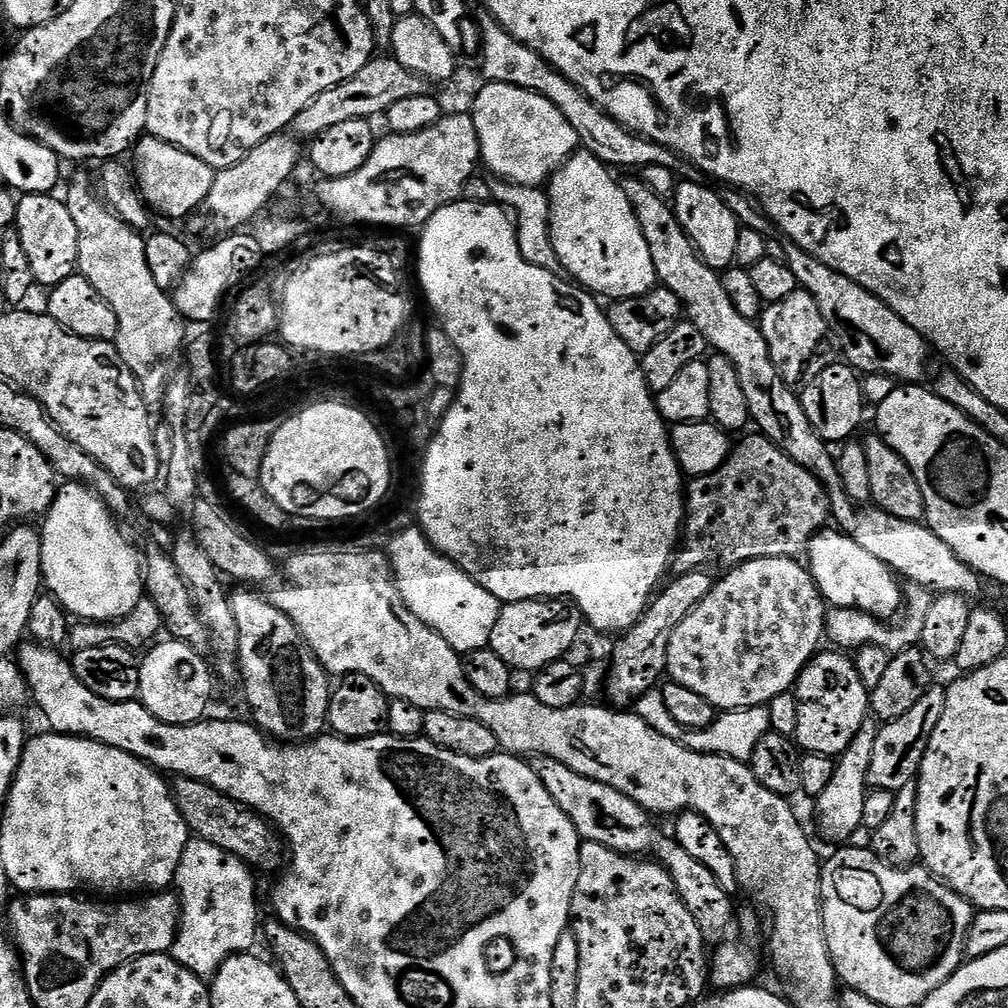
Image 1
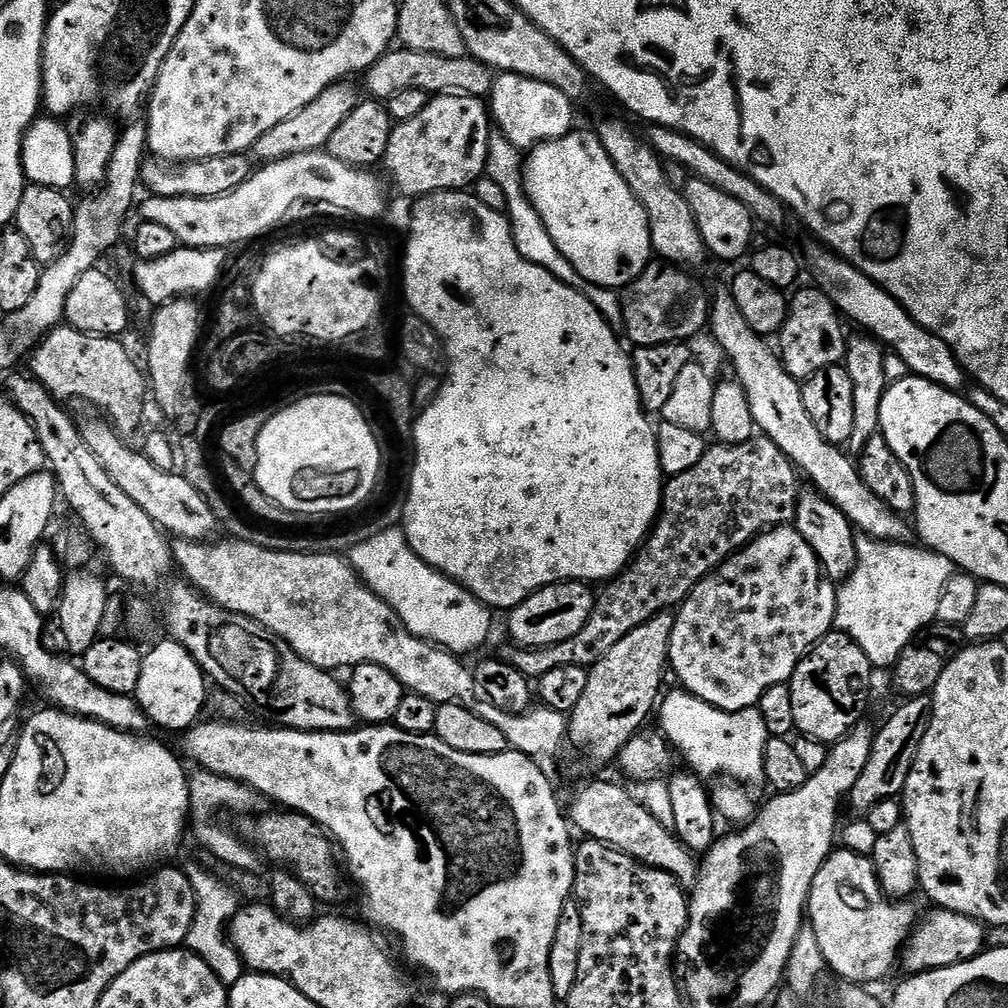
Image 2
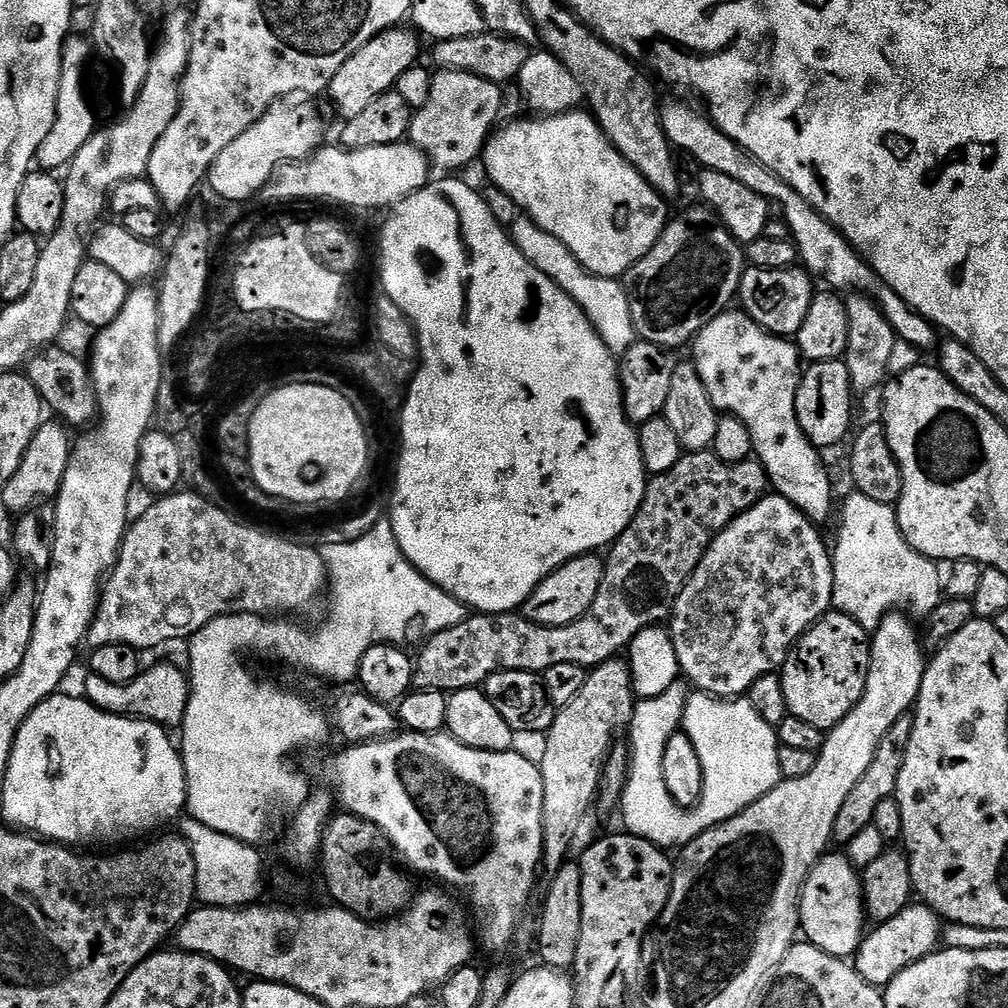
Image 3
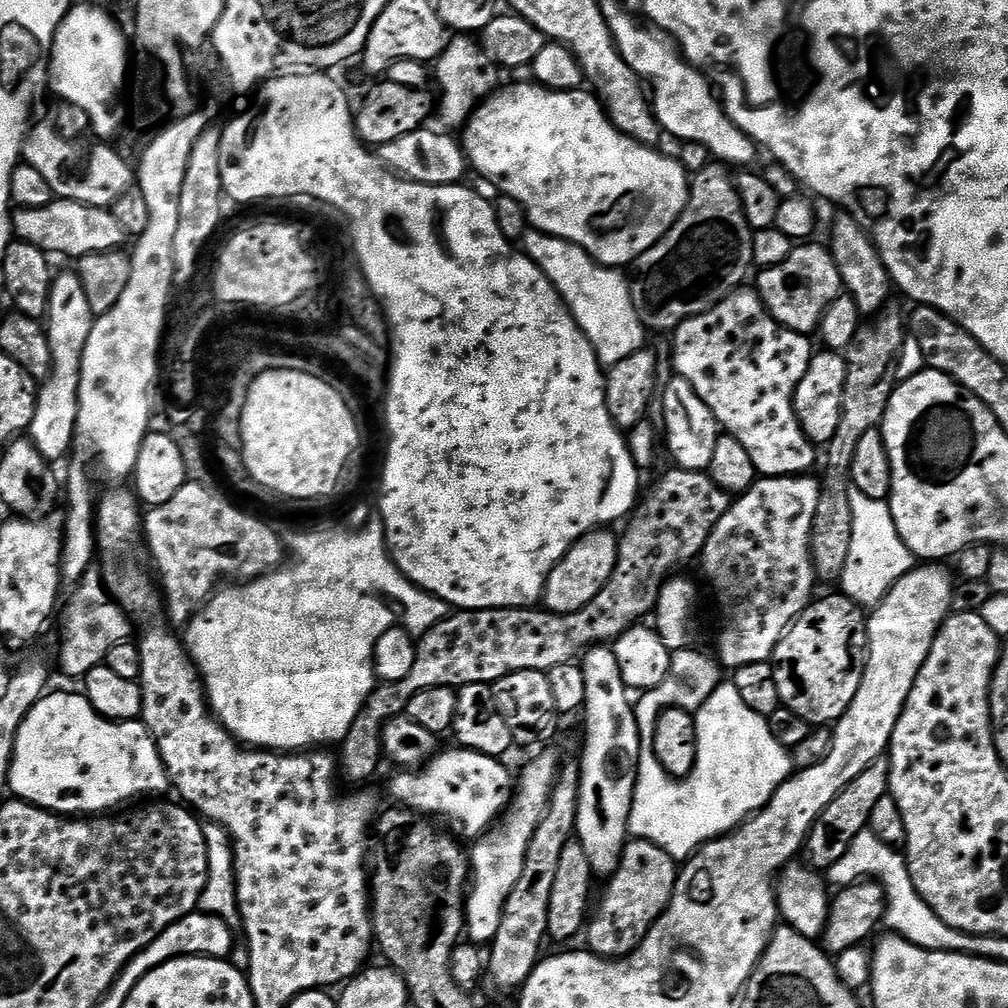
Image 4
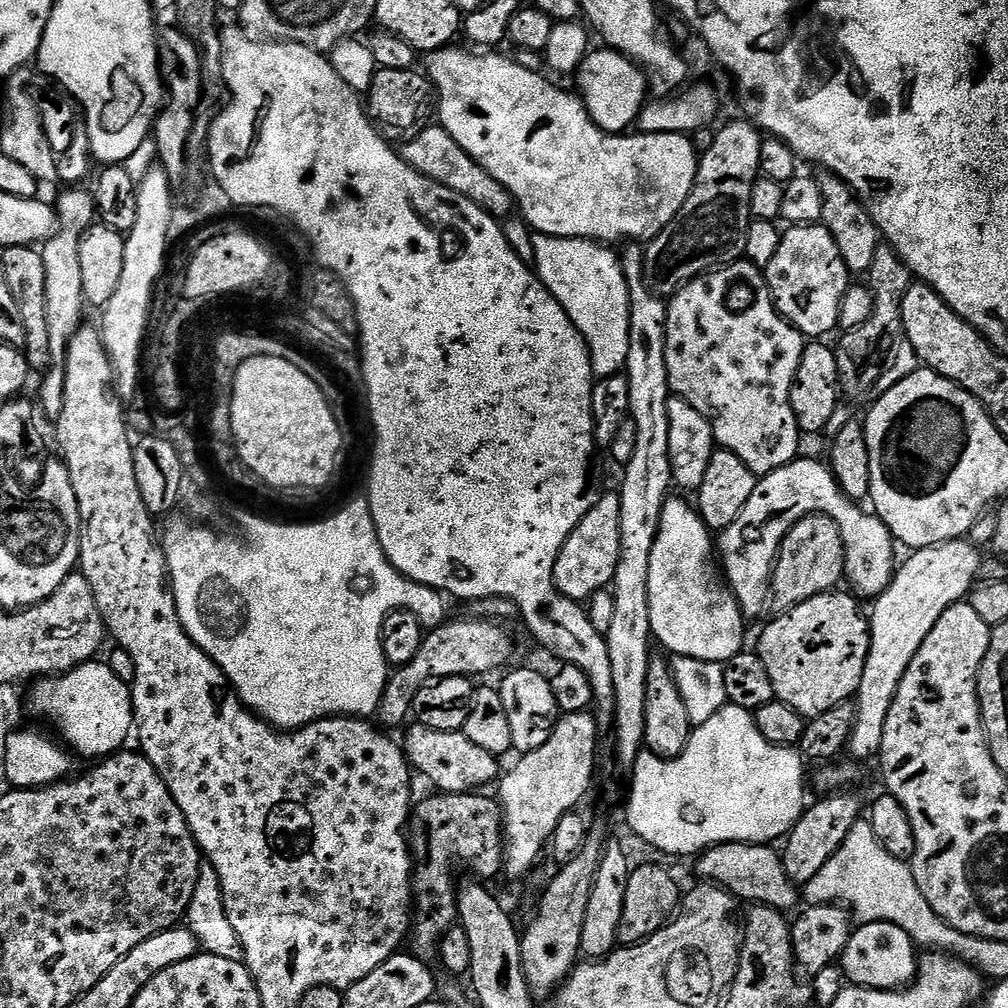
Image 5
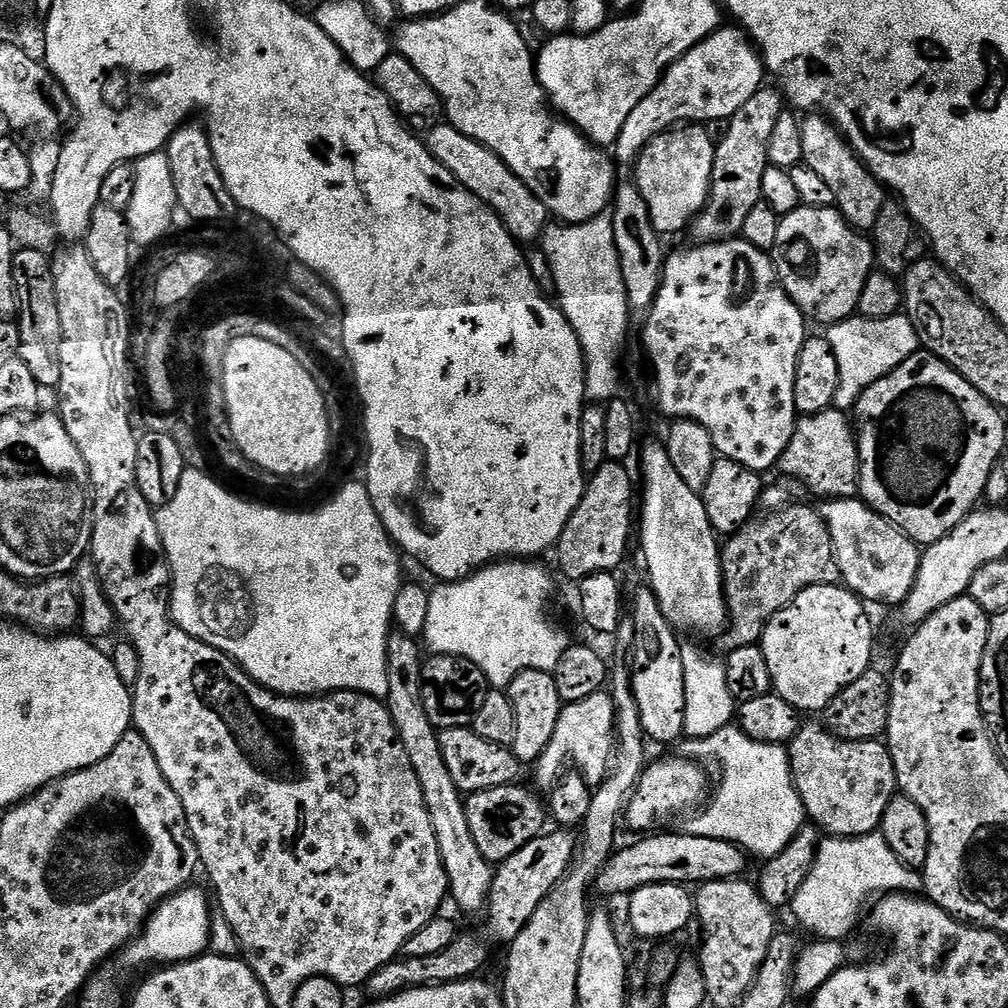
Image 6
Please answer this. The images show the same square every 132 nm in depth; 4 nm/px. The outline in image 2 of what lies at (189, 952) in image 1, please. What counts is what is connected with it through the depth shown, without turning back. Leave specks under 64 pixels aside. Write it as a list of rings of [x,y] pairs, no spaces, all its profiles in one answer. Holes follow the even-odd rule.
[[[189,867],[187,874],[190,878],[190,886],[194,886],[196,895],[196,913],[194,922],[188,931],[187,951],[202,958],[202,962],[206,962],[206,966],[210,966],[210,970],[214,970],[216,977],[225,986],[237,984],[246,975],[246,969],[243,960],[236,953],[236,947],[232,945],[230,925],[242,907],[240,896],[226,881],[219,880],[214,873],[207,872],[204,868]]]

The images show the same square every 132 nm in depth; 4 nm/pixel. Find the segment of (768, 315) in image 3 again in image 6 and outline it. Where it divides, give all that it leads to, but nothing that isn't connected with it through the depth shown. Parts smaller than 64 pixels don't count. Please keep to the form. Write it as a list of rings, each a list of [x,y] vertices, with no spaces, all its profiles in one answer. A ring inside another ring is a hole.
[[[795,208],[790,214],[780,217],[778,239],[771,250],[776,274],[780,277],[780,285],[785,294],[796,303],[798,310],[809,321],[817,320],[823,326],[837,324],[846,320],[859,309],[862,298],[862,286],[866,286],[866,278],[874,271],[874,245],[867,235],[851,228],[844,221],[844,215],[831,208]]]

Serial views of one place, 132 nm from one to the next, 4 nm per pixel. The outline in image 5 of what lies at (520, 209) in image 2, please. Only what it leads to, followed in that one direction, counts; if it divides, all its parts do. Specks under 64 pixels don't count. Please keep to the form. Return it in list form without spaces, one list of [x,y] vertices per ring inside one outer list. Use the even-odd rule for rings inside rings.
[[[541,232],[534,235],[534,254],[536,255],[536,263],[534,271],[539,276],[541,282],[550,290],[550,294],[554,294],[554,298],[558,298],[558,302],[562,306],[562,310],[566,310],[566,314],[574,322],[576,329],[582,334],[582,338],[588,344],[588,353],[592,359],[592,370],[597,377],[614,376],[623,373],[628,367],[628,355],[630,354],[630,294],[628,293],[628,283],[624,277],[624,271],[620,265],[620,257],[614,251],[611,252],[609,245],[604,242],[594,240],[583,240],[582,238],[566,238],[565,236],[547,236]]]

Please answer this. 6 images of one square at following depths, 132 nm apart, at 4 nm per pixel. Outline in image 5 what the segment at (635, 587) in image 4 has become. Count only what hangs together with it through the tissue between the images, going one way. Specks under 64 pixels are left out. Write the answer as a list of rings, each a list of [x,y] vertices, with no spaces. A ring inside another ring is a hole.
[[[475,615],[468,616],[465,620],[449,619],[443,624],[435,625],[425,635],[418,654],[414,654],[410,662],[399,665],[389,675],[378,713],[379,723],[385,729],[393,730],[392,728],[398,727],[410,716],[414,698],[425,684],[451,676],[477,678],[476,676],[482,675],[483,672],[492,672],[495,668],[507,669],[513,663],[511,660],[516,656],[516,636],[504,625],[507,623],[496,618]]]

